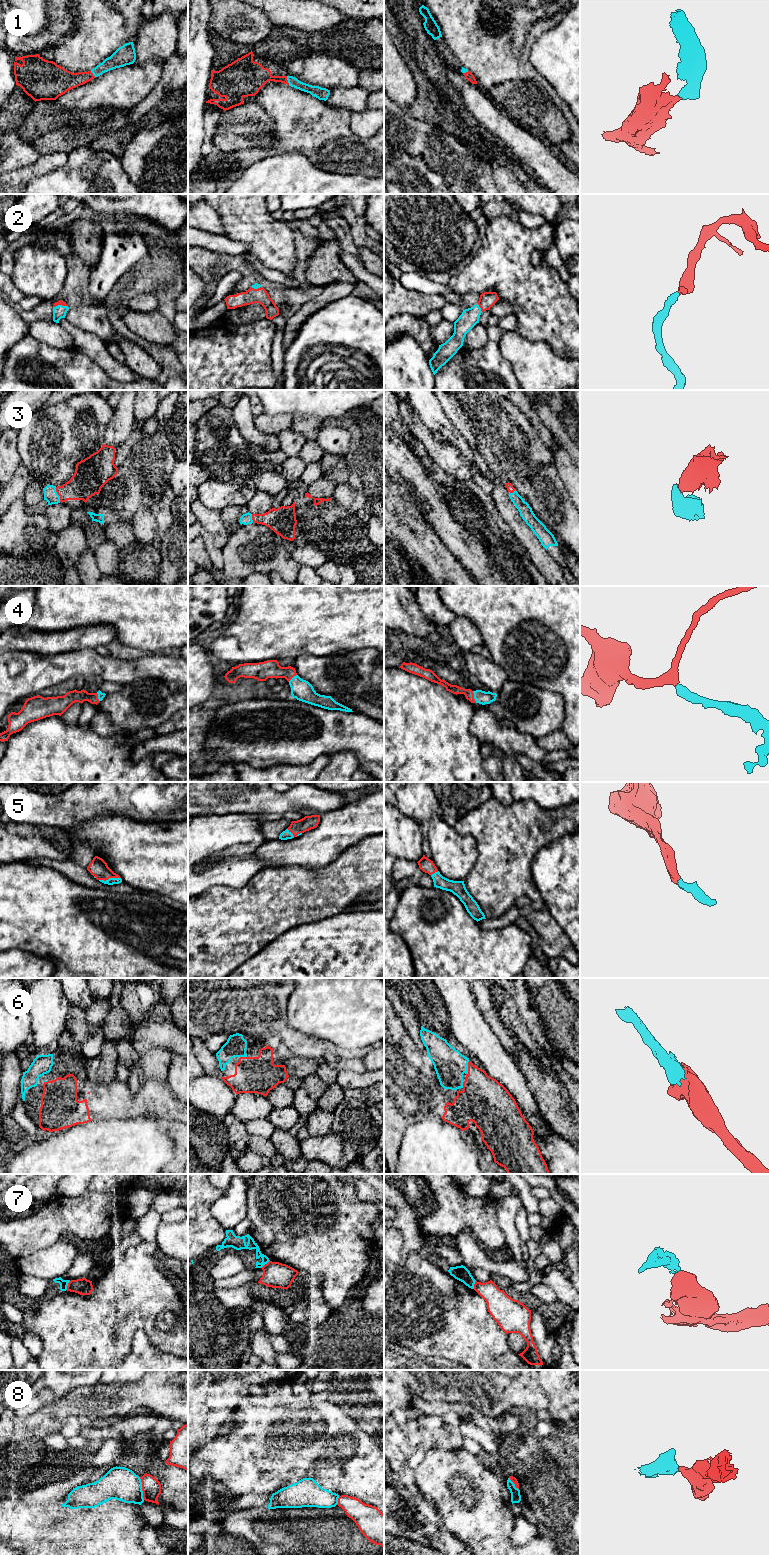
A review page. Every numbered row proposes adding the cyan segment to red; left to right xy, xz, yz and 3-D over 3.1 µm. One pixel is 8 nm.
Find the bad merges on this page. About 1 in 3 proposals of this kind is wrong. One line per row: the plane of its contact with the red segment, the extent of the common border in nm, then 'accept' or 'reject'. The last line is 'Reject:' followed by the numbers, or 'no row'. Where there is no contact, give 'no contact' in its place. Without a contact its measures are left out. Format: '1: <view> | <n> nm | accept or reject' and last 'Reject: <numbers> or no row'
1: xz | 80 nm | accept
2: yz | 80 nm | accept
3: xy | 130 nm | accept
4: yz | 100 nm | accept
5: xy | 180 nm | accept
6: yz | 120 nm | accept
7: xy | 80 nm | reject
8: xy | 190 nm | reject
Reject: 7, 8

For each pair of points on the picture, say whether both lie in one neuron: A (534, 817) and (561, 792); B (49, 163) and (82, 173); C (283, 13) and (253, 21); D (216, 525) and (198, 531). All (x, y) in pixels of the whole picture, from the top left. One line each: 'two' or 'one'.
A: two
B: two
C: two
D: two

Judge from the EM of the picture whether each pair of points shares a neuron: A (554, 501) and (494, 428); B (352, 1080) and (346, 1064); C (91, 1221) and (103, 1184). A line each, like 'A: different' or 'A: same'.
A: same
B: different
C: different

